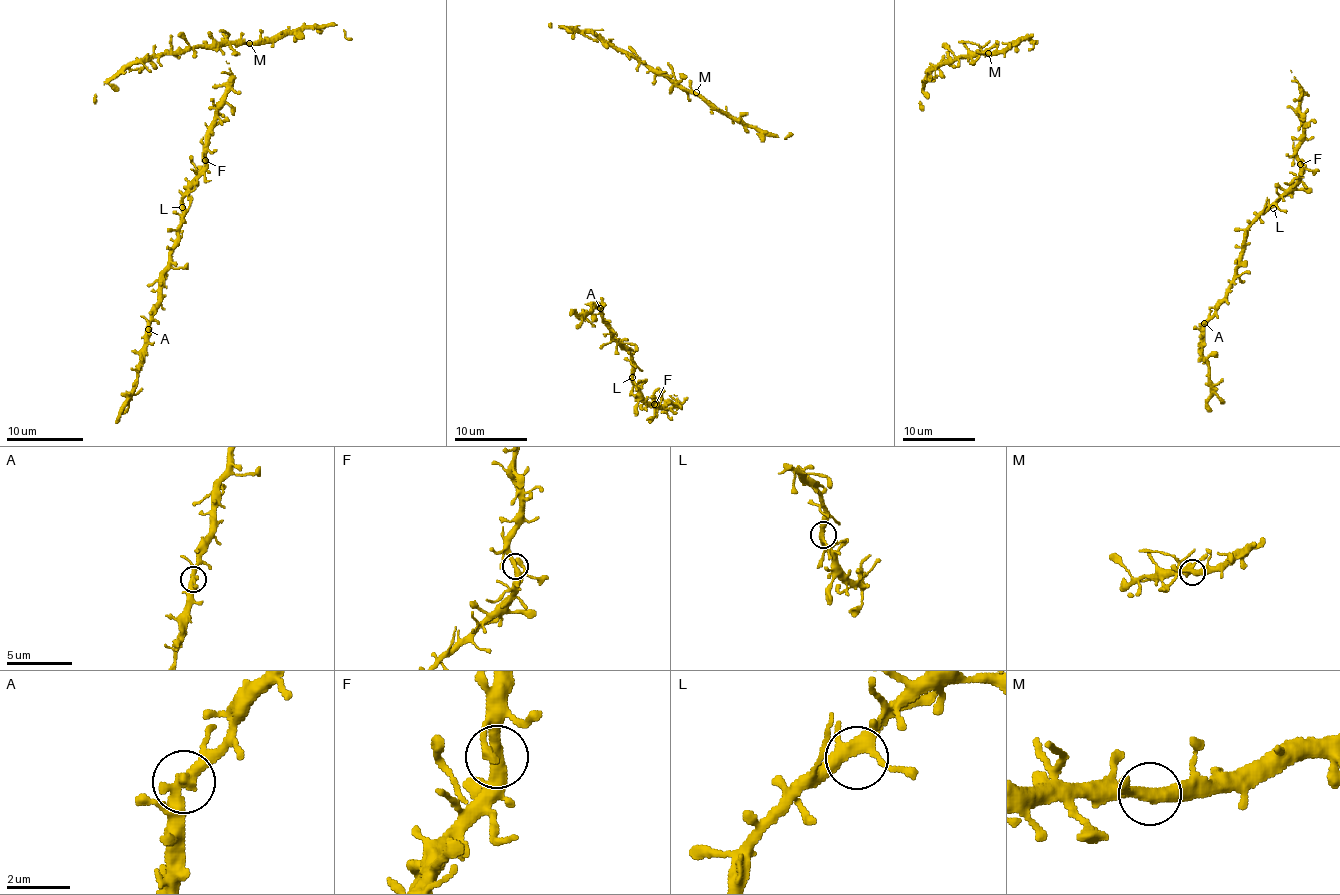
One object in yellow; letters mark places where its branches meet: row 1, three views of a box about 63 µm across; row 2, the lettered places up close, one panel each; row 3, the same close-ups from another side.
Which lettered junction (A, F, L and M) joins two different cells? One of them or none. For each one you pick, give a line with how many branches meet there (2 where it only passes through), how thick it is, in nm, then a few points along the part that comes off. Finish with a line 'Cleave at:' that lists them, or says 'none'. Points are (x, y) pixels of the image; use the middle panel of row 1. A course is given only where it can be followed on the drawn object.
Cleave at: none

